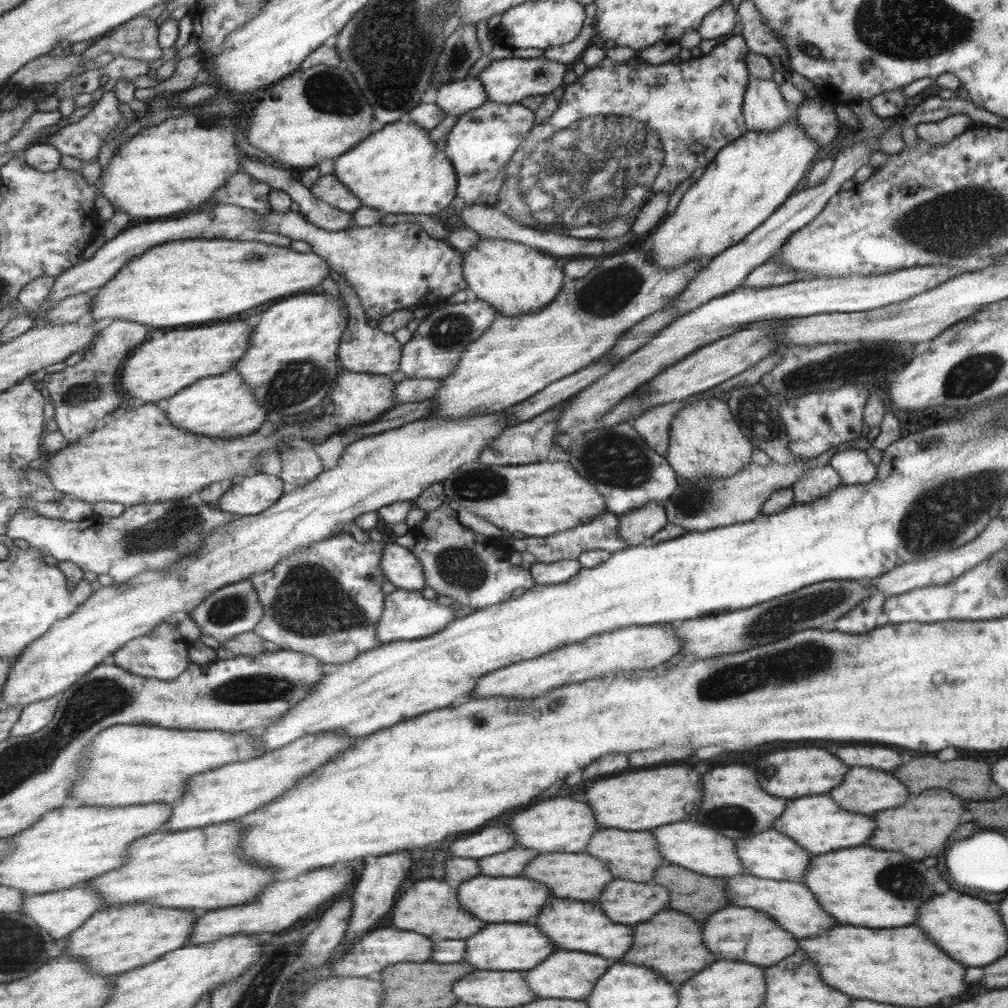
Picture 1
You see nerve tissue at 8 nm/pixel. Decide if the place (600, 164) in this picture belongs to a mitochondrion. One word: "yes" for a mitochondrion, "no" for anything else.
yes

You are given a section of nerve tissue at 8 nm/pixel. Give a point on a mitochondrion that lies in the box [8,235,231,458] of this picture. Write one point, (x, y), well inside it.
(78, 394)

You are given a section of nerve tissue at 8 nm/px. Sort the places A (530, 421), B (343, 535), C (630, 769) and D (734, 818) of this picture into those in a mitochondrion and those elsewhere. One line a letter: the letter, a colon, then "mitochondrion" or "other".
A: other
B: other
C: other
D: mitochondrion

